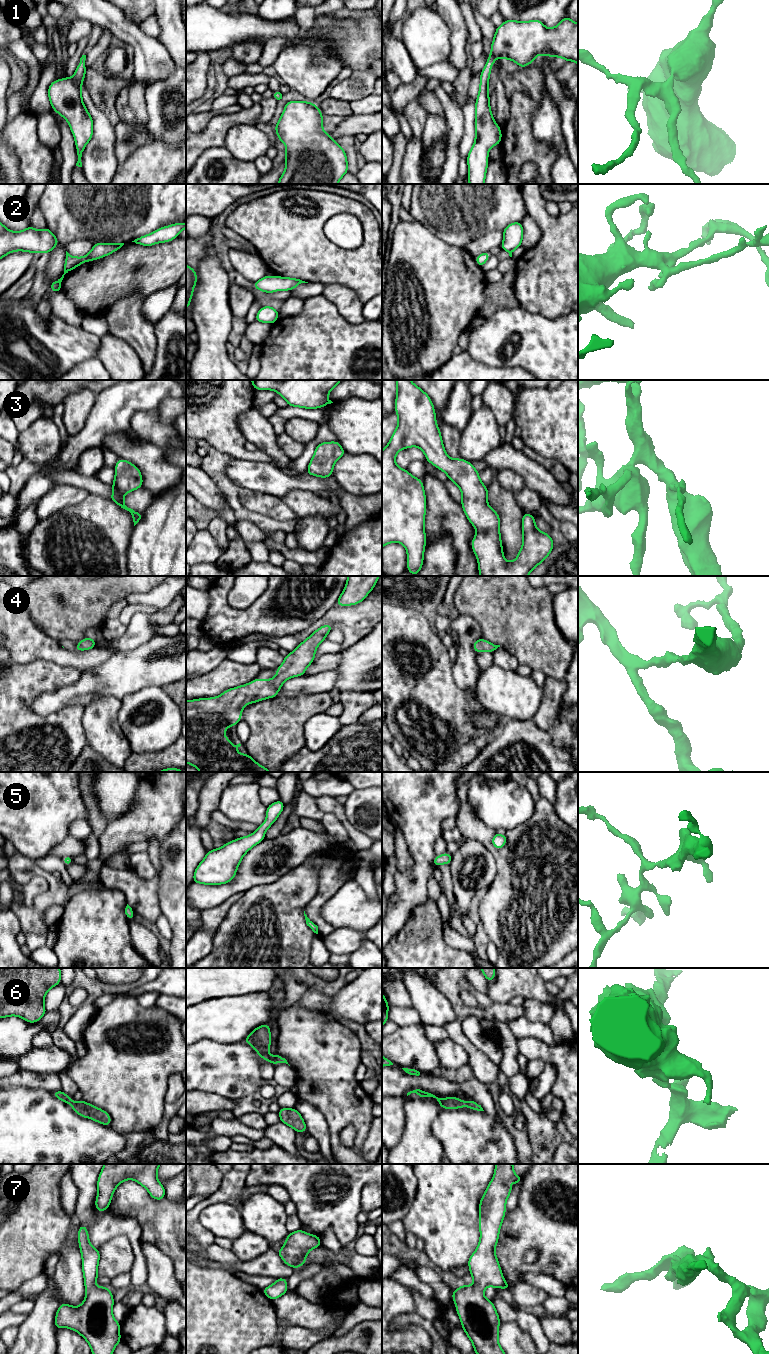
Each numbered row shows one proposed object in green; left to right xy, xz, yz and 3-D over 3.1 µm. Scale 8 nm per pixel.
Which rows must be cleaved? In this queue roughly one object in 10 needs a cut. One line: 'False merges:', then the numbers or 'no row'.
False merges: no row

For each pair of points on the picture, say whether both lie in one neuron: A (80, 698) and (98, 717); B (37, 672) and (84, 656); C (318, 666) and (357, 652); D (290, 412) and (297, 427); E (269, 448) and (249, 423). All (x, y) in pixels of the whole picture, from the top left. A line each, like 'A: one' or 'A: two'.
A: two
B: two
C: two
D: two
E: one

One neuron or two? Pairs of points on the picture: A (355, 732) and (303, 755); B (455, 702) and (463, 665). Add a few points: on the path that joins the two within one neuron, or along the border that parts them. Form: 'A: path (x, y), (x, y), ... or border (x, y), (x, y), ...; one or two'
A: path (342, 745), (331, 756), (316, 756); one
B: border (451, 666), (453, 681), (475, 695); two

